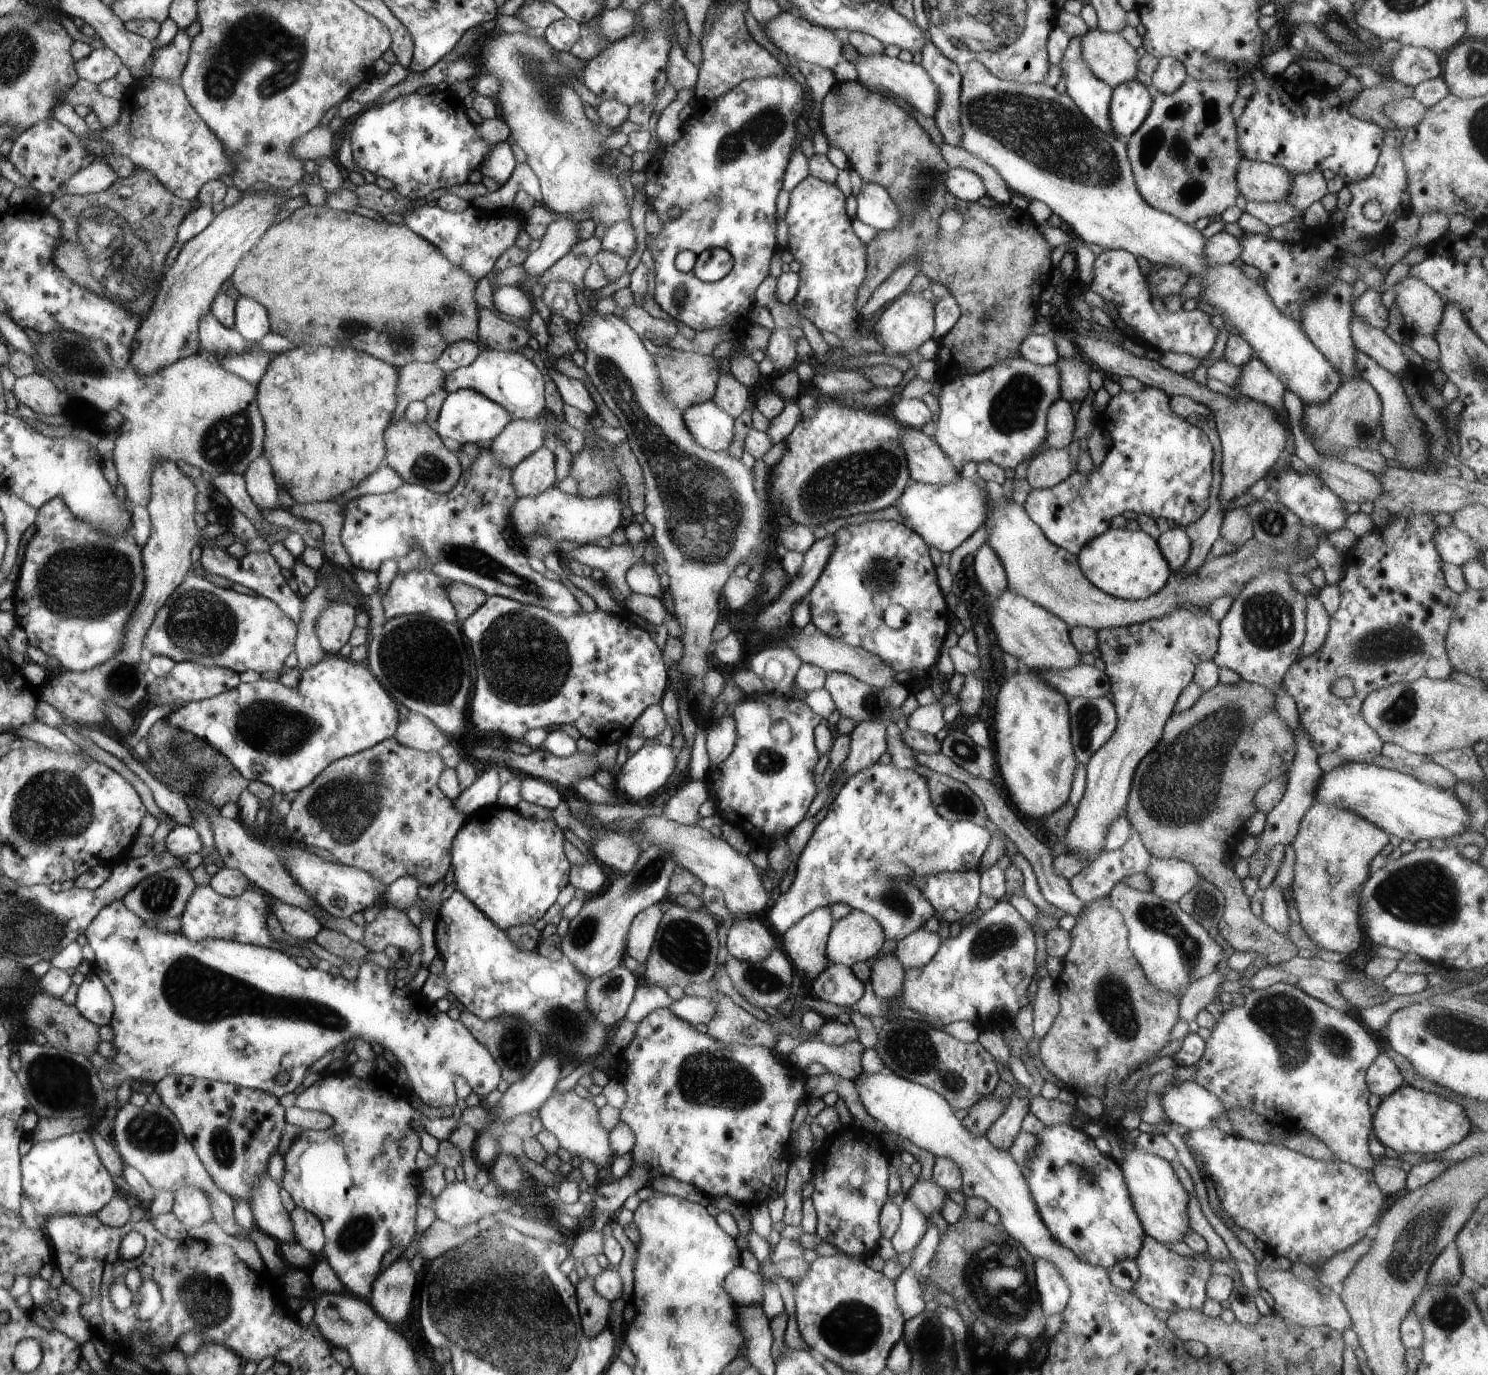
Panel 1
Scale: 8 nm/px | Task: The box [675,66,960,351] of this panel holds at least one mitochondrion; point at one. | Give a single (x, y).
(754, 140)

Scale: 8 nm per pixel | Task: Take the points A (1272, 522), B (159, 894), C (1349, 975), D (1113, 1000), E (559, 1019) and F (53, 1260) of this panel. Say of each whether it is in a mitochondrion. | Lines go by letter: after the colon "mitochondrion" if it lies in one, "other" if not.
A: mitochondrion
B: mitochondrion
C: other
D: mitochondrion
E: mitochondrion
F: other

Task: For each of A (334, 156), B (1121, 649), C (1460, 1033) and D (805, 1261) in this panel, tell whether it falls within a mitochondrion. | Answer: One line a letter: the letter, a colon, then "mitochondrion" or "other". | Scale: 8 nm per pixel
A: other
B: other
C: mitochondrion
D: other

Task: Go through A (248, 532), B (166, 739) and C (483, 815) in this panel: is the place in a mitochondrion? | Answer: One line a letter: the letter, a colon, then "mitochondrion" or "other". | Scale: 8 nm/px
A: other
B: mitochondrion
C: other

